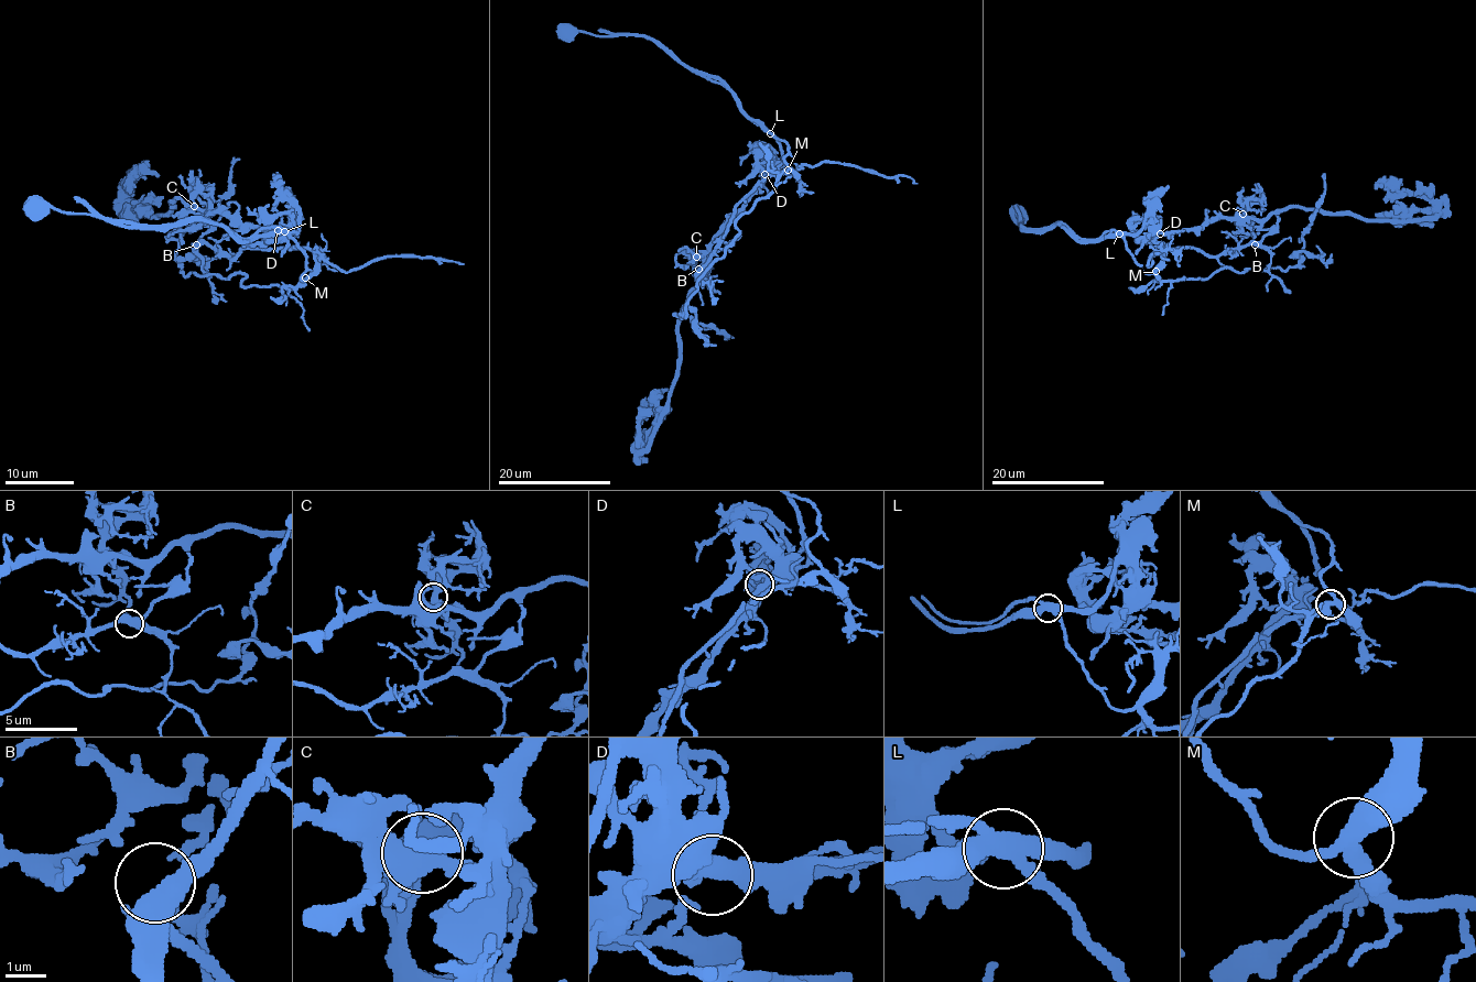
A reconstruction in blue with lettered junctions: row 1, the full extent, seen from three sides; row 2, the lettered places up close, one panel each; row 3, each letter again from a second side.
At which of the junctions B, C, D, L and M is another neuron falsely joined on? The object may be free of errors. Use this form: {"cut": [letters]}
{"cut": ["L"]}

